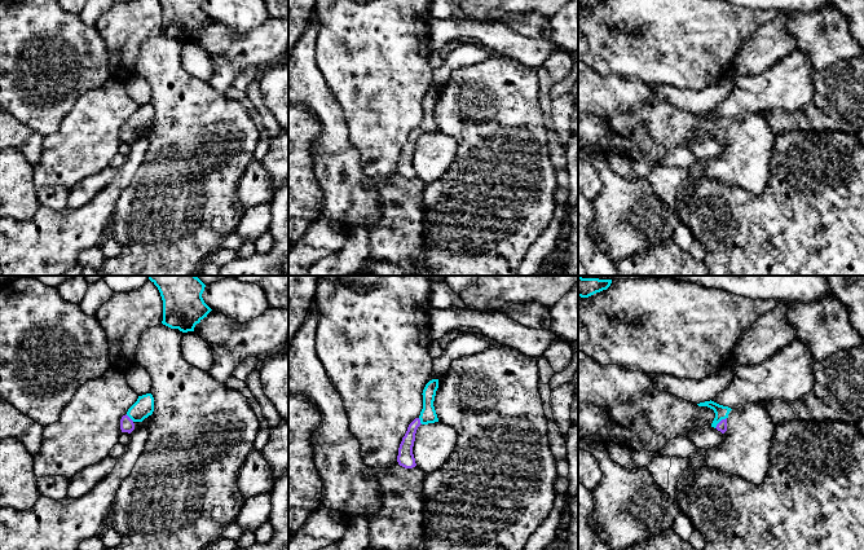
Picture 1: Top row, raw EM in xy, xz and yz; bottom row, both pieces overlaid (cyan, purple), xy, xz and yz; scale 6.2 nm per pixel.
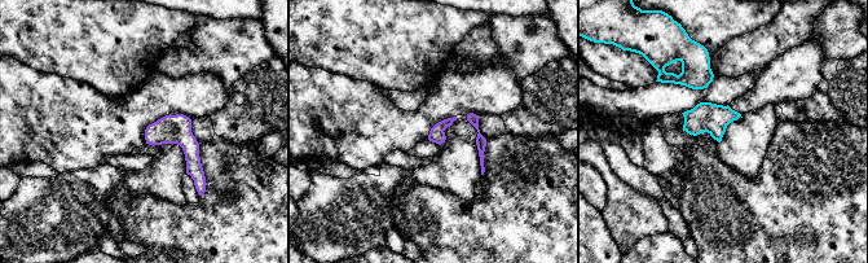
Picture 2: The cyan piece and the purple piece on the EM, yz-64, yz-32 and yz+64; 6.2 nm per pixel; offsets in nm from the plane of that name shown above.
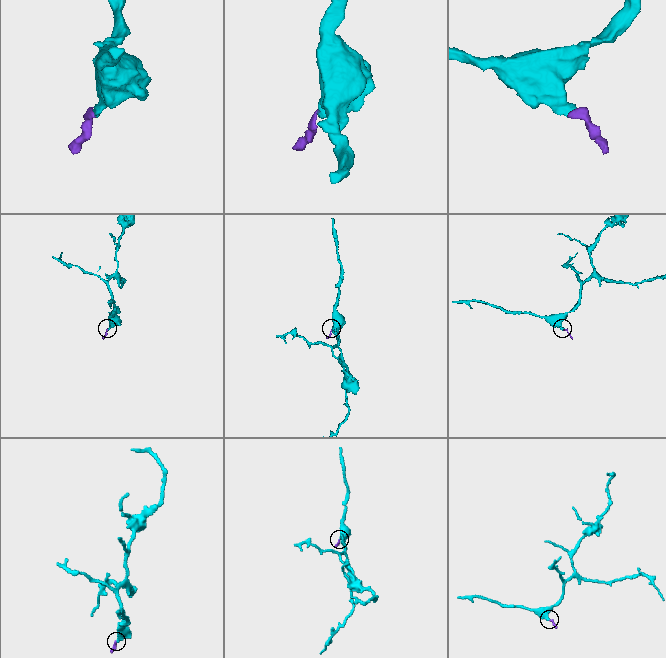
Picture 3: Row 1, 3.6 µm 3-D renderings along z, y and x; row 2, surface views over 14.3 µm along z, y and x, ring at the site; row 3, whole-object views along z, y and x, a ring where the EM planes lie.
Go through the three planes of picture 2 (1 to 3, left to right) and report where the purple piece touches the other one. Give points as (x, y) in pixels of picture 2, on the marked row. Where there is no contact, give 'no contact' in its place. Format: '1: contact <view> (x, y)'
1: no contact
2: no contact
3: no contact

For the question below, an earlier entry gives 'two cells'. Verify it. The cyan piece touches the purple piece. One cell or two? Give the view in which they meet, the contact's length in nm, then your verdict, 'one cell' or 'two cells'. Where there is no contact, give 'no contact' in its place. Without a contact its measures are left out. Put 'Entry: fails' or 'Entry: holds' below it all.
contact in yz; length 100 nm; one cell
Entry: fails

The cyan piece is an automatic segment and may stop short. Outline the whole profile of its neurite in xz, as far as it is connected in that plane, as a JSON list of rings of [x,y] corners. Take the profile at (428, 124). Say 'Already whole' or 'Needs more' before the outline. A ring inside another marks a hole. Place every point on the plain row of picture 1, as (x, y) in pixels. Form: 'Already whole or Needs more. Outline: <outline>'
Needs more. Outline: [[[438,89],[429,91],[423,100],[423,119],[420,126],[415,128],[407,137],[405,146],[398,158],[397,172],[405,179],[413,179],[416,176],[415,168],[413,164],[413,157],[415,151],[415,144],[420,135],[428,135],[438,132],[433,111],[436,101],[438,98]]]

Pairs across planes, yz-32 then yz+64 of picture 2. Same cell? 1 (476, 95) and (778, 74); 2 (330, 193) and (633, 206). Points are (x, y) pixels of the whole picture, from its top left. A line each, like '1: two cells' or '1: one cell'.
1: one cell
2: one cell

